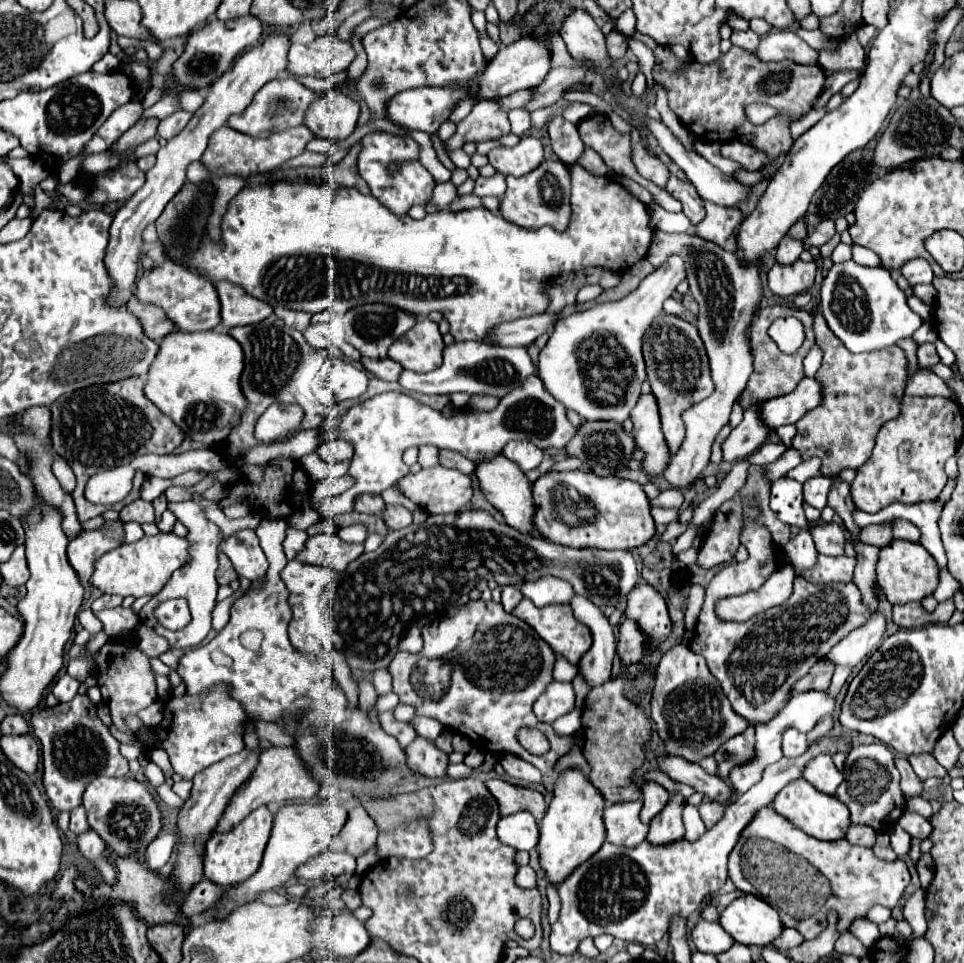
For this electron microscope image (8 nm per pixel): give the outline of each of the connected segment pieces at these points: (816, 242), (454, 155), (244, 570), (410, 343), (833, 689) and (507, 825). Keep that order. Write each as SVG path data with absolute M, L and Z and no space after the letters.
M825 220L825 222L821 222L817 228L815 228L815 232L813 234L809 234L807 238L805 238L805 248L809 248L809 246L823 246L829 238L833 238L837 234L837 230L835 230L835 220Z
M463 149L454 150L449 156L458 168L467 169L471 165L471 158Z
M241 530L233 536L229 536L221 544L221 550L229 556L235 572L241 578L247 578L249 582L253 582L267 574L269 562L259 546L259 538L257 538L255 530Z
M429 318L419 320L403 338L397 338L389 348L389 358L411 372L429 372L441 366L443 336L437 324Z
M836 667L830 686L828 688L829 694L835 698L837 694L839 693L842 686L845 684L845 682L848 680L848 678L852 674L852 667Z
M517 812L513 816L505 816L497 824L497 836L507 846L515 850L533 850L539 840L539 828L535 818L529 812Z

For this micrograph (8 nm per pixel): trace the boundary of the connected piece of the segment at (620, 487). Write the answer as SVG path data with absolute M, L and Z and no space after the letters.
M583 470L571 472L547 472L533 482L533 500L537 512L533 516L535 530L549 542L571 546L571 548L605 548L605 550L629 550L645 544L655 534L655 524L649 514L649 500L641 484L623 480L617 476L597 476Z

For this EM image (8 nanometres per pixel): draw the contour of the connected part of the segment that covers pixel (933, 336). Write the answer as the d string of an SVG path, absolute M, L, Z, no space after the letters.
M925 322L925 324L913 334L913 340L915 340L917 344L923 344L923 342L935 342L935 340L937 340L937 332L935 332L933 324Z

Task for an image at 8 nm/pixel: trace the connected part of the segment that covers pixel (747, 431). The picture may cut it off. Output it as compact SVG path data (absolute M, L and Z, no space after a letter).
M757 406L745 410L743 422L731 430L727 440L721 444L723 460L725 462L739 462L741 458L747 458L753 454L769 436L769 430L761 424L757 416Z

